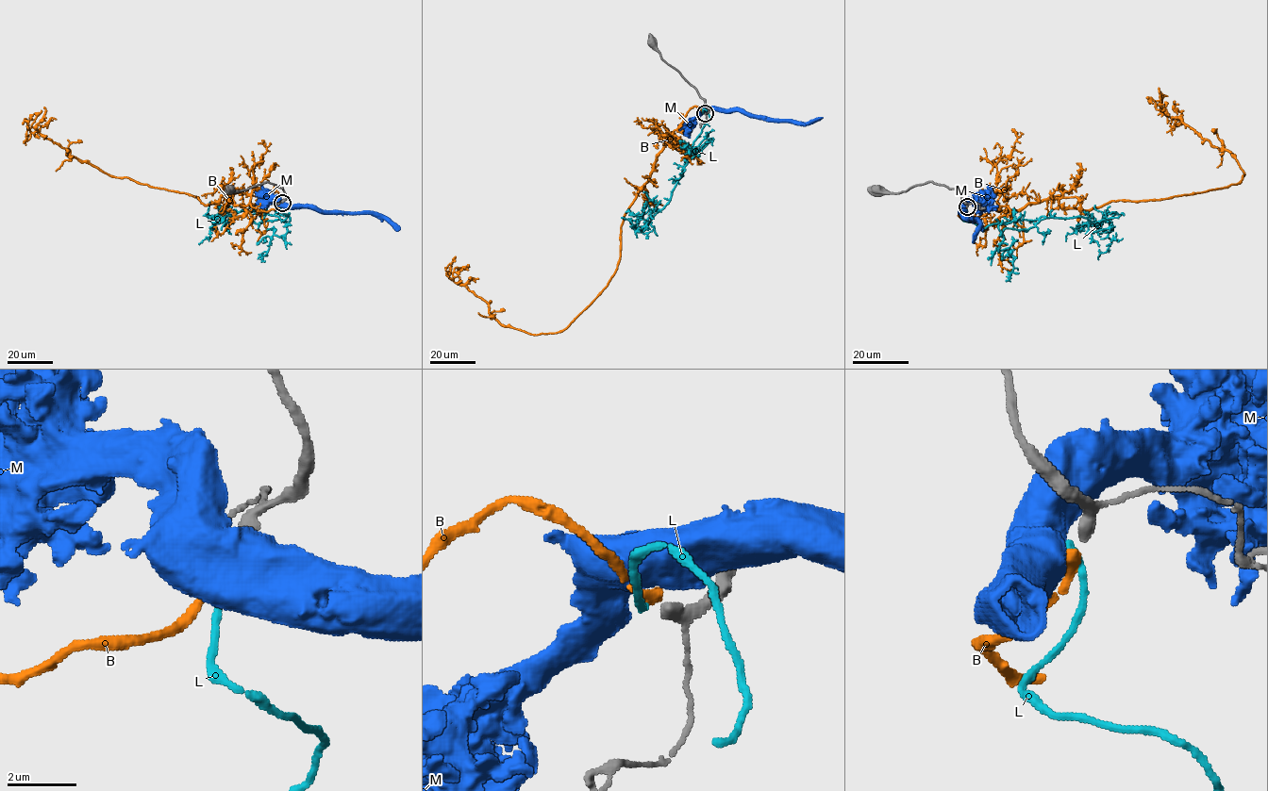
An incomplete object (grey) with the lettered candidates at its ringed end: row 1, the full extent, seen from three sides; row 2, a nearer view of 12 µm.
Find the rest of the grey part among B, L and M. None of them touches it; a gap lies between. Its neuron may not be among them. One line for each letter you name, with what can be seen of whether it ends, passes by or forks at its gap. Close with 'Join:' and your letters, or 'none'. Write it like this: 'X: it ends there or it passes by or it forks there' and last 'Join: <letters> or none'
B: it ends there
Join: B

